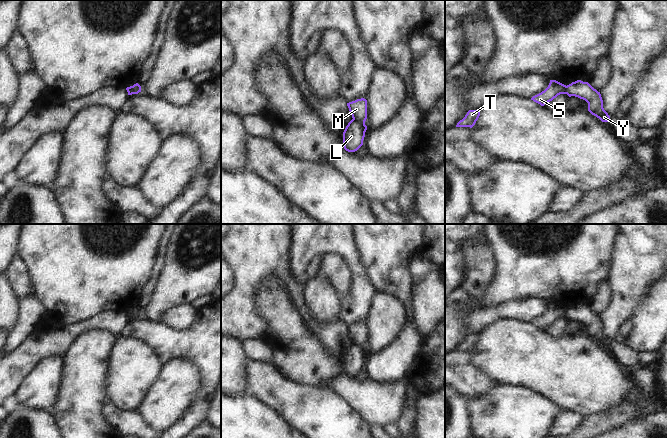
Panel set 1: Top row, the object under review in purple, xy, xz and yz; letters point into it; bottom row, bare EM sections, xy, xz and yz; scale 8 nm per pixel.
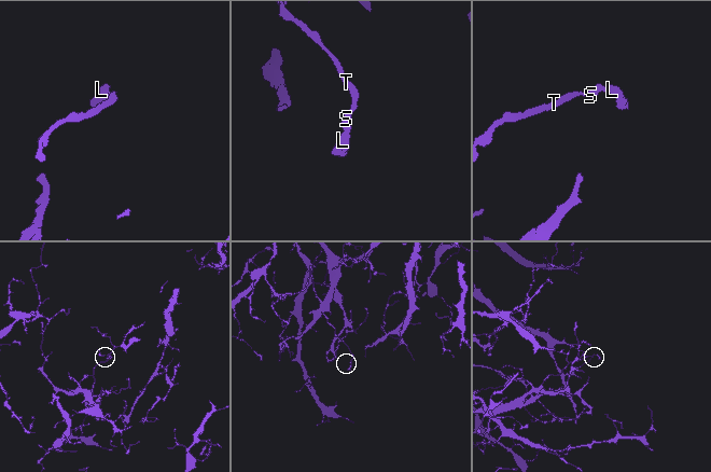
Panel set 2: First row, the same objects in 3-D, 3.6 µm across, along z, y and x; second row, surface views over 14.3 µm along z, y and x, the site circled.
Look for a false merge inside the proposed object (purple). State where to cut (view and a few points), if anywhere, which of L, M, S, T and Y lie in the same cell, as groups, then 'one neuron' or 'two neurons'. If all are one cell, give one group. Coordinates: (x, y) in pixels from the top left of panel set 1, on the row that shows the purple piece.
cut xz (353, 118), (358, 122), (364, 123); groups L Y / M S T; two neurons

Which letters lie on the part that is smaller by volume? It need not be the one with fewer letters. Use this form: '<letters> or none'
L, Y

